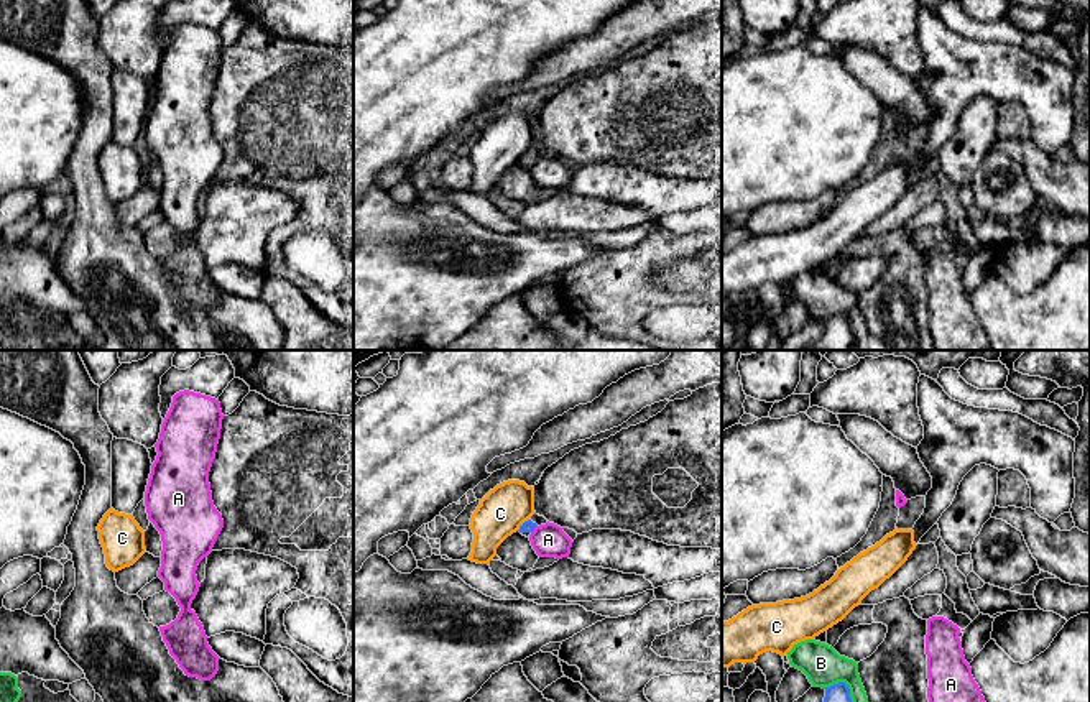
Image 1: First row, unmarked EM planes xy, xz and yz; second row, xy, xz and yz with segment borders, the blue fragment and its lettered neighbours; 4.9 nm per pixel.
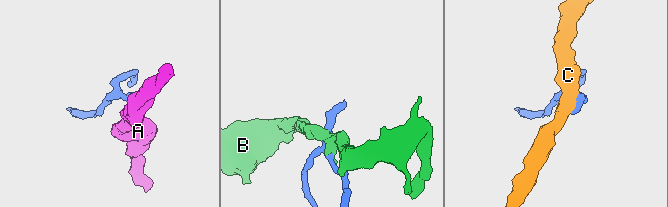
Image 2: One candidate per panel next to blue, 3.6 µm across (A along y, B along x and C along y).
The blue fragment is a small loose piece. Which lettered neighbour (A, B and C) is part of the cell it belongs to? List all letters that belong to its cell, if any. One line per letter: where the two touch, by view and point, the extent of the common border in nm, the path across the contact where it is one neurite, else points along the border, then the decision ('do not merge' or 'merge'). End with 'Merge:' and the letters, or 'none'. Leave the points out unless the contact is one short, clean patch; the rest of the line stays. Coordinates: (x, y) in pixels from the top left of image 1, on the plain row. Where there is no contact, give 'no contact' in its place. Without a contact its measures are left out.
A: contact xz (533, 161); length 50 nm; border xz (536, 157), (531, 165); do not merge
B: contact yz (849, 323); length 200 nm; do not merge
C: contact xz (521, 157); length 90 nm; border xz (528, 150), (517, 161); do not merge
Merge: none

